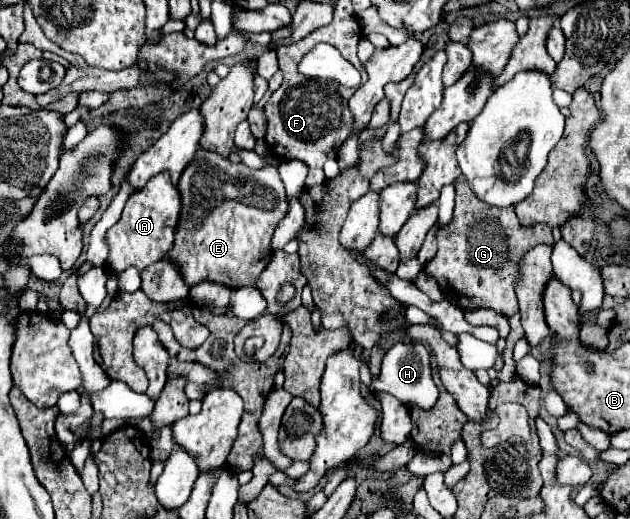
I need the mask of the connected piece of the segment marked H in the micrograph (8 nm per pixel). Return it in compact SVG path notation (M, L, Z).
M398 343L398 345L394 345L384 357L382 371L380 371L378 379L372 381L372 389L386 391L386 393L394 395L406 407L416 405L420 409L430 409L438 399L438 389L436 389L432 375L430 375L430 353L428 353L428 349L422 343Z

